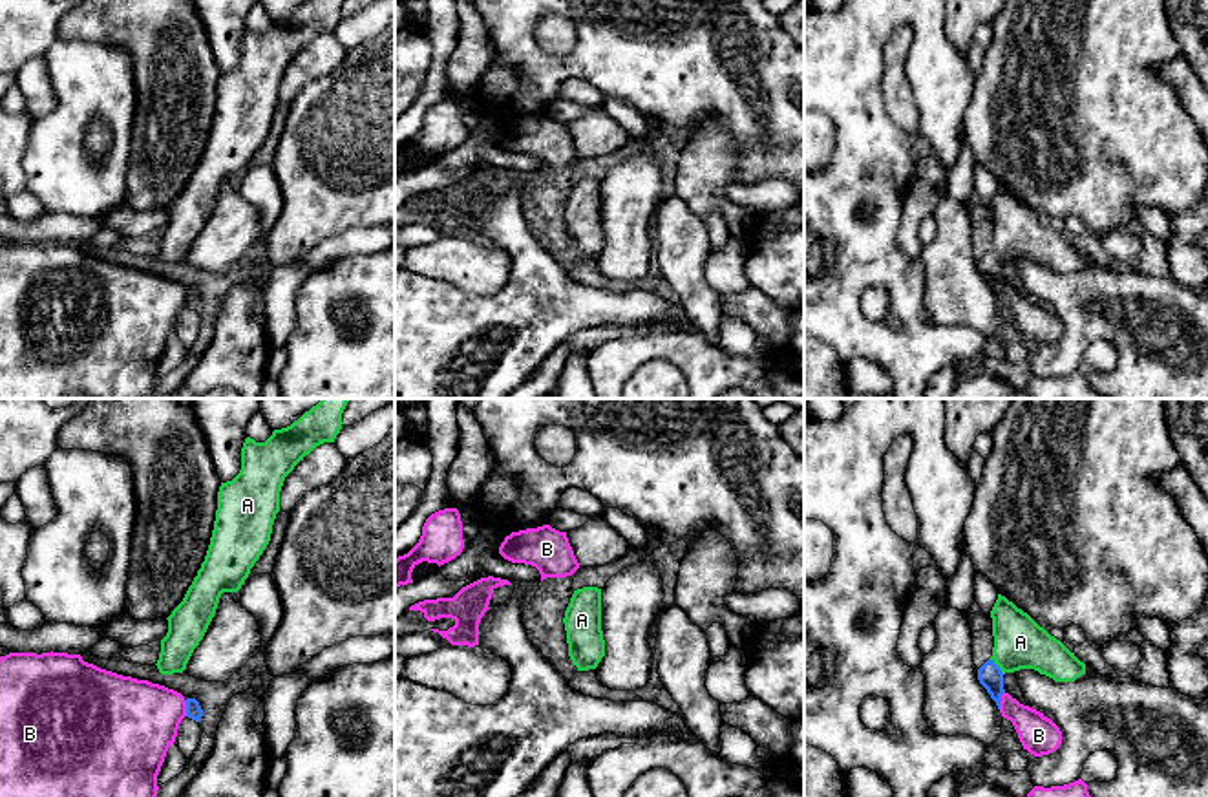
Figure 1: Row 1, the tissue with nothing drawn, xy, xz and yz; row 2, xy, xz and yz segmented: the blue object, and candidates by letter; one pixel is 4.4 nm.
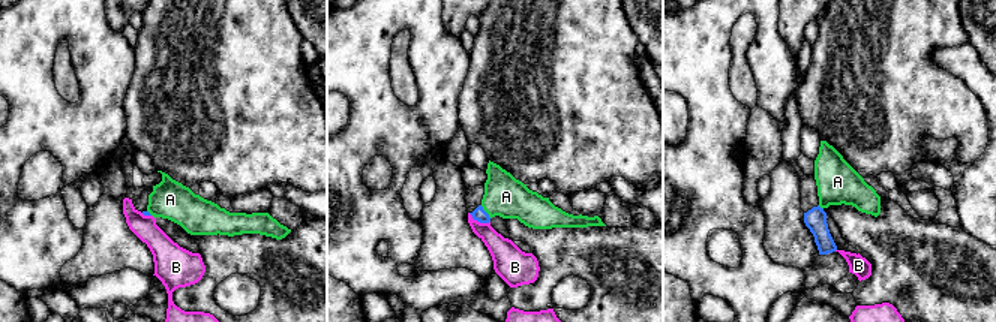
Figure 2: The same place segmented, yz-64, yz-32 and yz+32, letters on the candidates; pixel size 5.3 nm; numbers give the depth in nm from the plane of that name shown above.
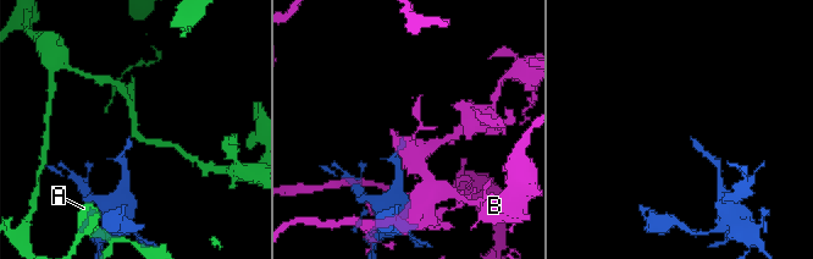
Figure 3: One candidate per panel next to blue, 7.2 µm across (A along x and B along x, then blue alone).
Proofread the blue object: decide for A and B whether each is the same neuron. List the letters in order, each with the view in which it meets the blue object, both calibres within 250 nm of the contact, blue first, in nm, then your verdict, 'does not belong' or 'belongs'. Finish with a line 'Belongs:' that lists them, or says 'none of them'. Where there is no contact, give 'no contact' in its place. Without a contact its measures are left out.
A: meets blue in yz; 110 nm thick on the blue side, 220 nm on the other; belongs
B: meets blue in yz; 110 nm thick on the blue side, 170 nm on the other; does not belong
Belongs: A

